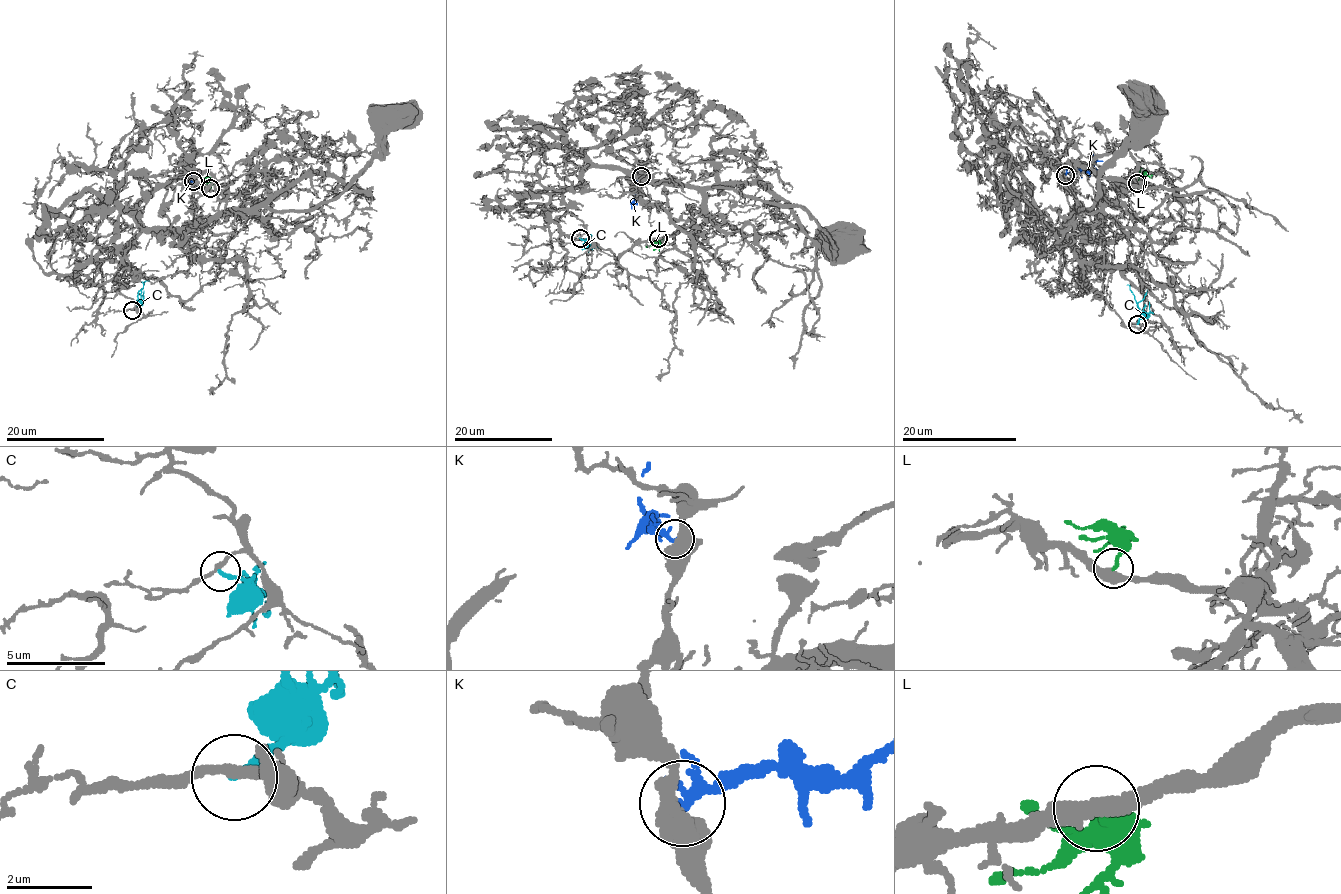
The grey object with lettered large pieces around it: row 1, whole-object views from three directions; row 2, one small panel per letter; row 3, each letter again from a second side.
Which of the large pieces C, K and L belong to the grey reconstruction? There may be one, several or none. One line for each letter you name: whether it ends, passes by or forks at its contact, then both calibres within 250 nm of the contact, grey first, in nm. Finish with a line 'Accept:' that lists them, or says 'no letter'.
L: It ends there. Thickness 400 nm (grey) against 160 nm
Accept: L

